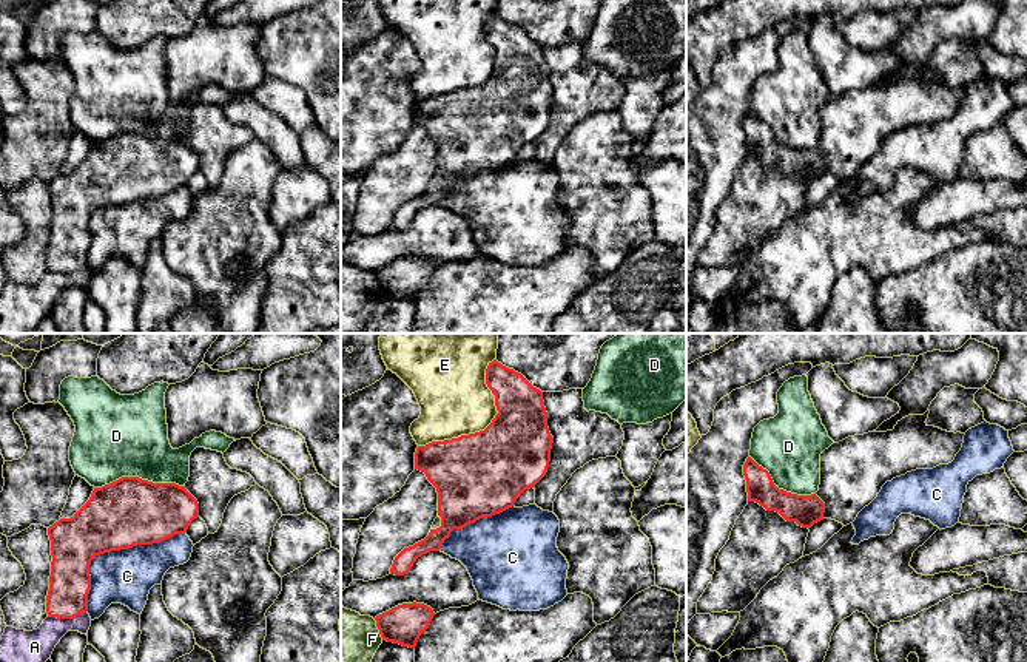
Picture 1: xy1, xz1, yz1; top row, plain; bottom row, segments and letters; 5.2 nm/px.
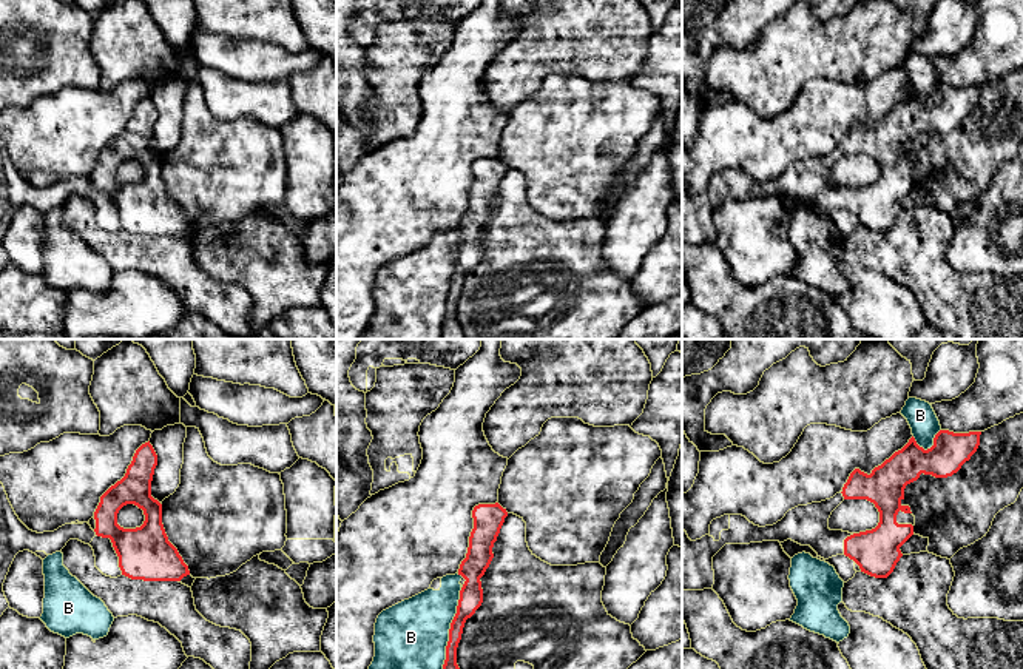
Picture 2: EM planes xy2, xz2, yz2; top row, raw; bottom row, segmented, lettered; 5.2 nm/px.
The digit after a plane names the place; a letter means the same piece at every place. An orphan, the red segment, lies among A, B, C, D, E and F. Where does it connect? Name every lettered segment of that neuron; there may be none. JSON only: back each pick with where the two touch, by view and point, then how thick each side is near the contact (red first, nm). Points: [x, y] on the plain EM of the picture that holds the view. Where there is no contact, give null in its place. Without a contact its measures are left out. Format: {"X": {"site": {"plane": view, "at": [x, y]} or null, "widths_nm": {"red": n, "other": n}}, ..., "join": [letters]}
{"join": []}

